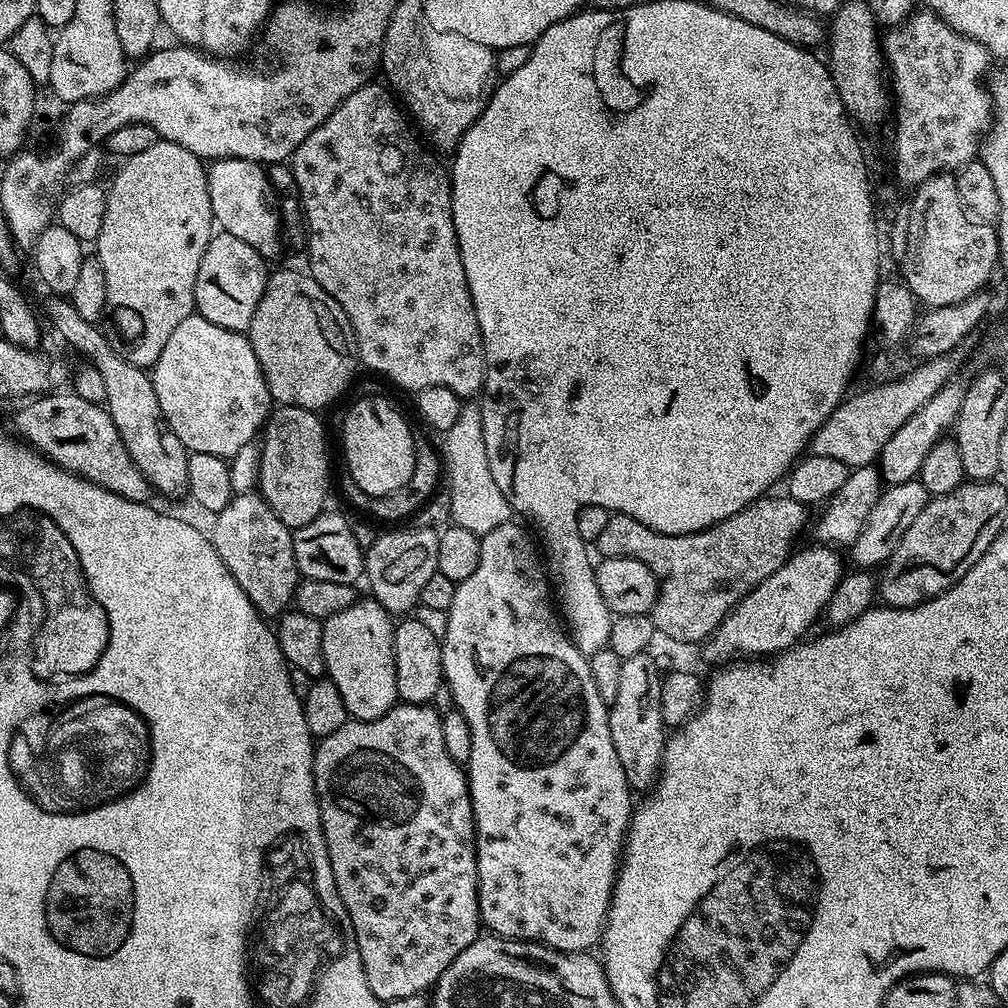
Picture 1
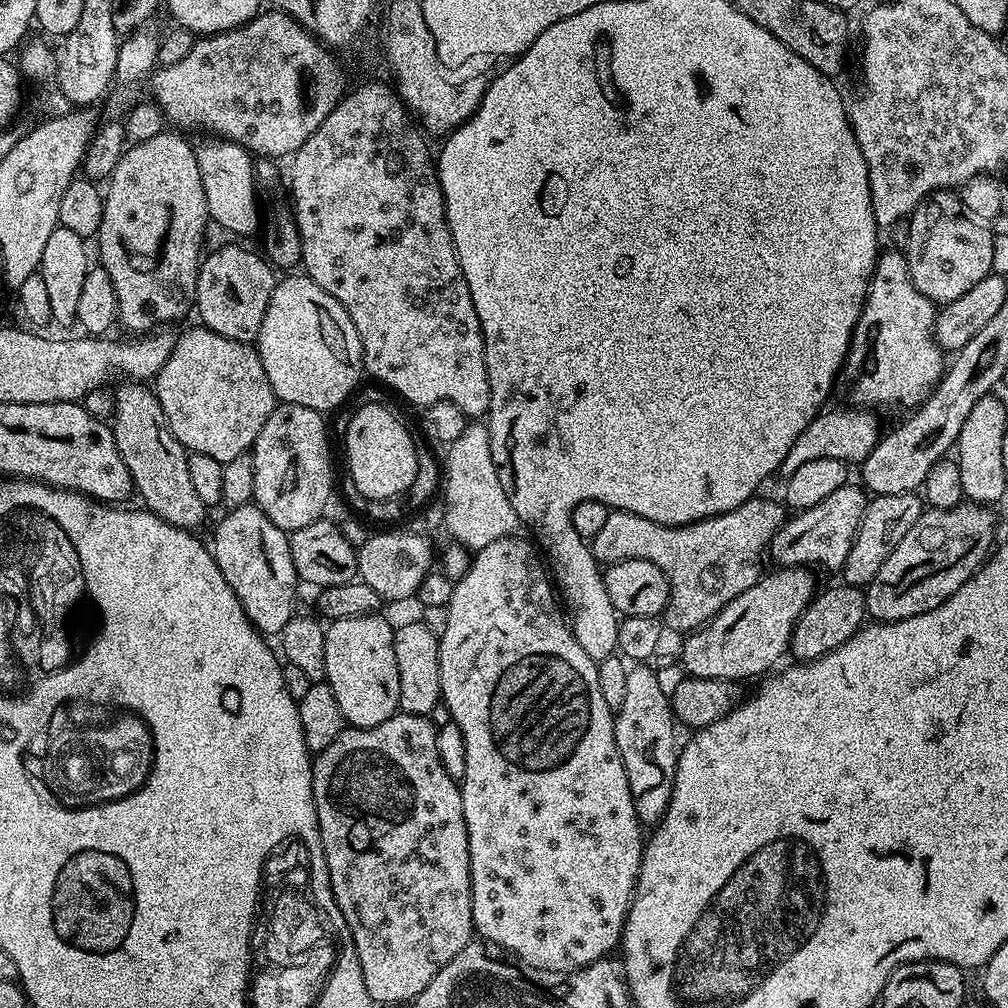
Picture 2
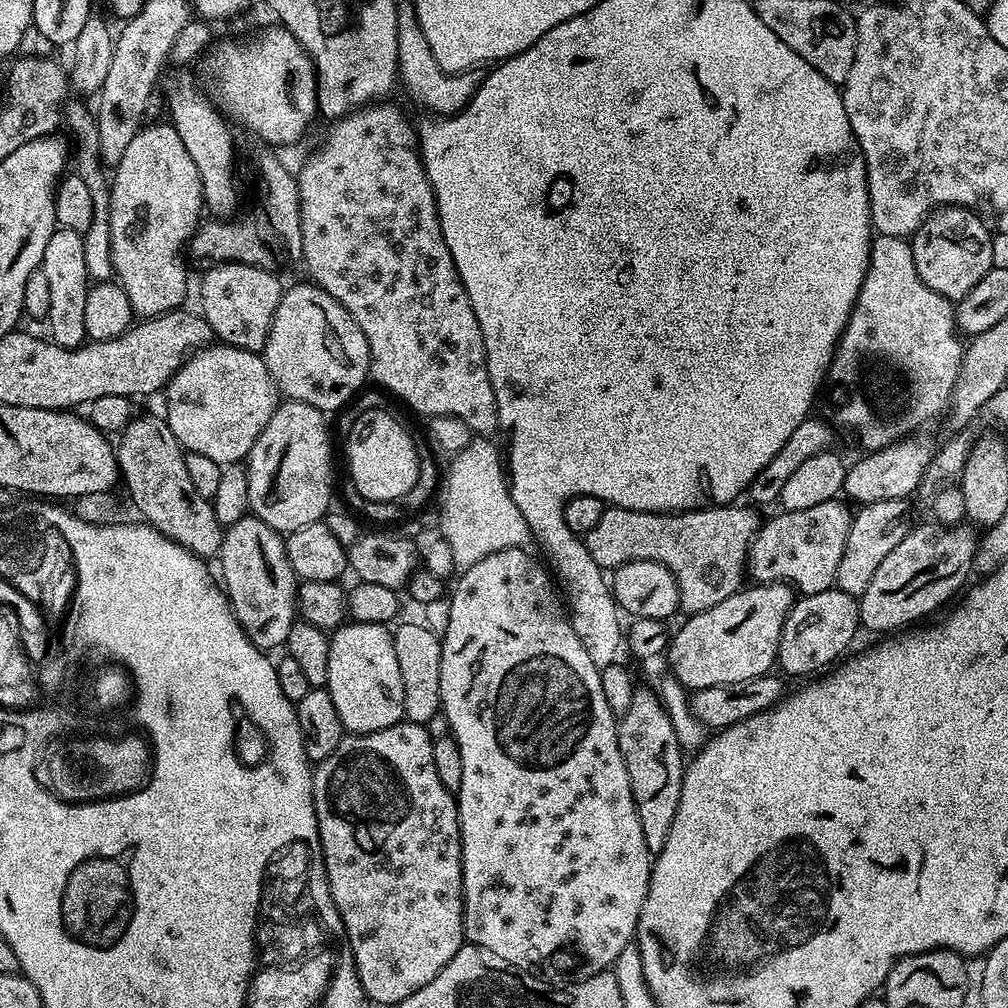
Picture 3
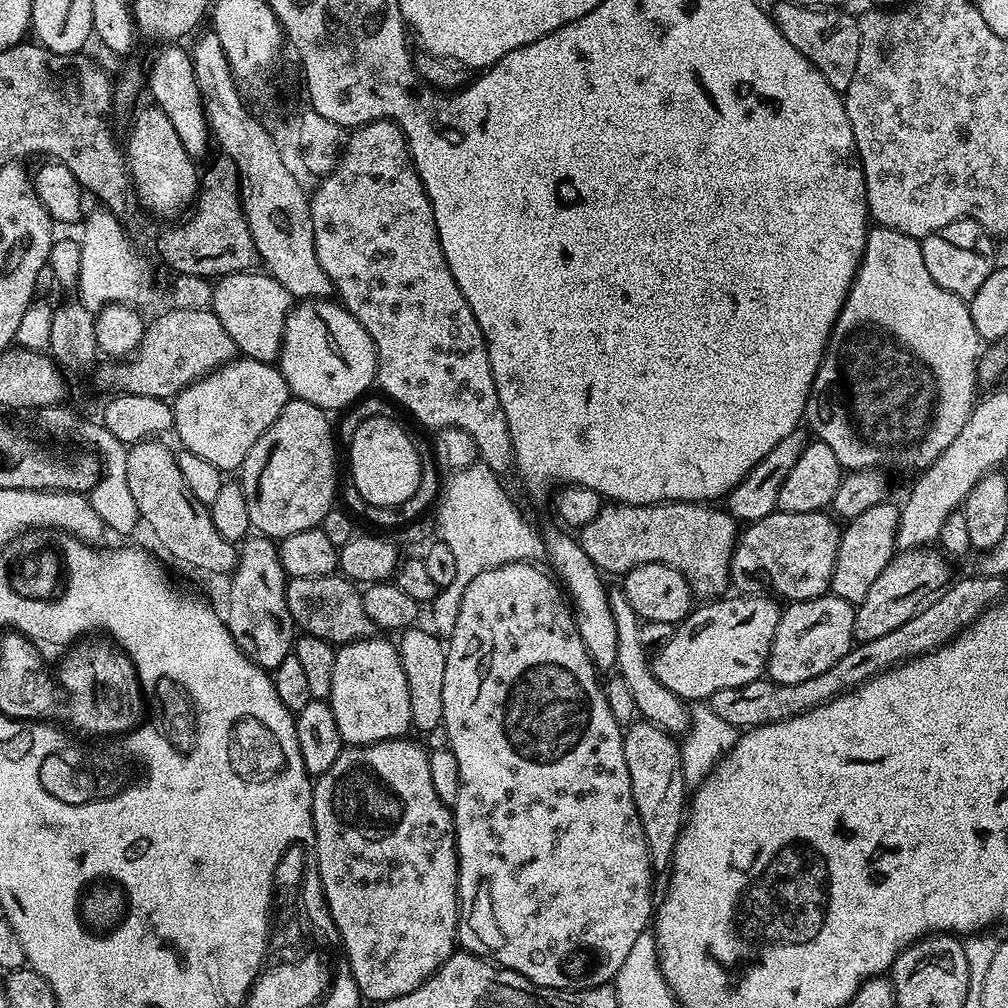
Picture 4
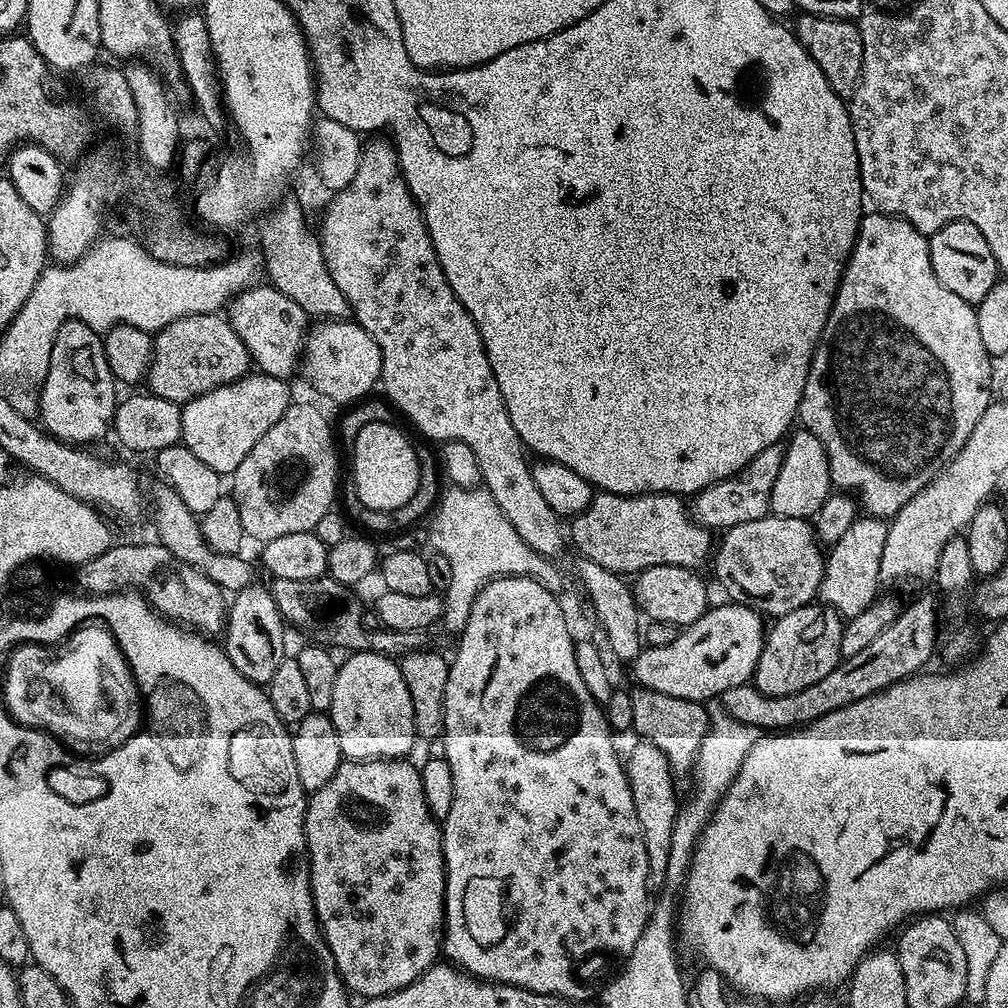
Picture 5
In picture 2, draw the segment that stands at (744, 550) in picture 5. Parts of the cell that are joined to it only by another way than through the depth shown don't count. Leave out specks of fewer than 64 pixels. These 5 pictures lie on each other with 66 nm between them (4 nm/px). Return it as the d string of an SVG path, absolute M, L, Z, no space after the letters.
M855 483L838 486L838 490L834 490L834 494L829 494L827 498L822 498L818 506L801 508L795 514L789 515L768 543L767 555L773 560L773 565L813 570L843 569L846 554L850 554L850 546L856 541L858 526L870 499L869 493L859 483Z

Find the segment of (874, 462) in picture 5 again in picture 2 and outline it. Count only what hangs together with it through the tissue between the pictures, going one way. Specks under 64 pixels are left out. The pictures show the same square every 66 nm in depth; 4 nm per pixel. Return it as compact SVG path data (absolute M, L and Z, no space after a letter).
M881 251L876 258L876 268L872 271L872 278L868 281L868 293L864 299L862 306L862 314L856 323L856 329L852 335L852 341L848 347L848 357L844 360L844 367L840 370L838 377L838 388L844 391L845 401L851 402L856 406L863 406L869 410L881 410L880 408L908 408L904 410L915 410L923 404L924 399L932 392L937 382L941 380L941 376L946 371L946 356L937 344L933 336L933 328L936 322L937 305L932 303L930 298L926 298L926 294L922 294L914 286L914 282L910 278L910 270L908 269L908 258L903 251L900 252L884 252Z

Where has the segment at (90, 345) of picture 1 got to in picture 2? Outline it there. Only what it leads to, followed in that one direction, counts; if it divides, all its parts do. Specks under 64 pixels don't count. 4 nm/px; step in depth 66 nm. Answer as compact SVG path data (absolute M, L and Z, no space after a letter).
M120 382L115 385L114 395L115 408L110 417L110 427L114 434L114 442L118 442L118 454L122 454L122 462L126 462L126 470L130 470L135 495L144 499L143 507L147 511L153 512L170 526L196 530L204 520L206 505L202 502L202 498L198 498L198 493L195 492L190 479L188 465L190 453L178 442L178 438L174 438L155 391L144 382Z

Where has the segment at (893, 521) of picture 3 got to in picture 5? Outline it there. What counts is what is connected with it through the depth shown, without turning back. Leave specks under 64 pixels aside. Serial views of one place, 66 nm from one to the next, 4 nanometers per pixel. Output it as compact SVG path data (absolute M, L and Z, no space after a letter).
M857 515L856 521L834 542L824 557L824 573L818 593L819 603L832 607L844 618L862 614L881 595L880 569L889 521L879 516Z

